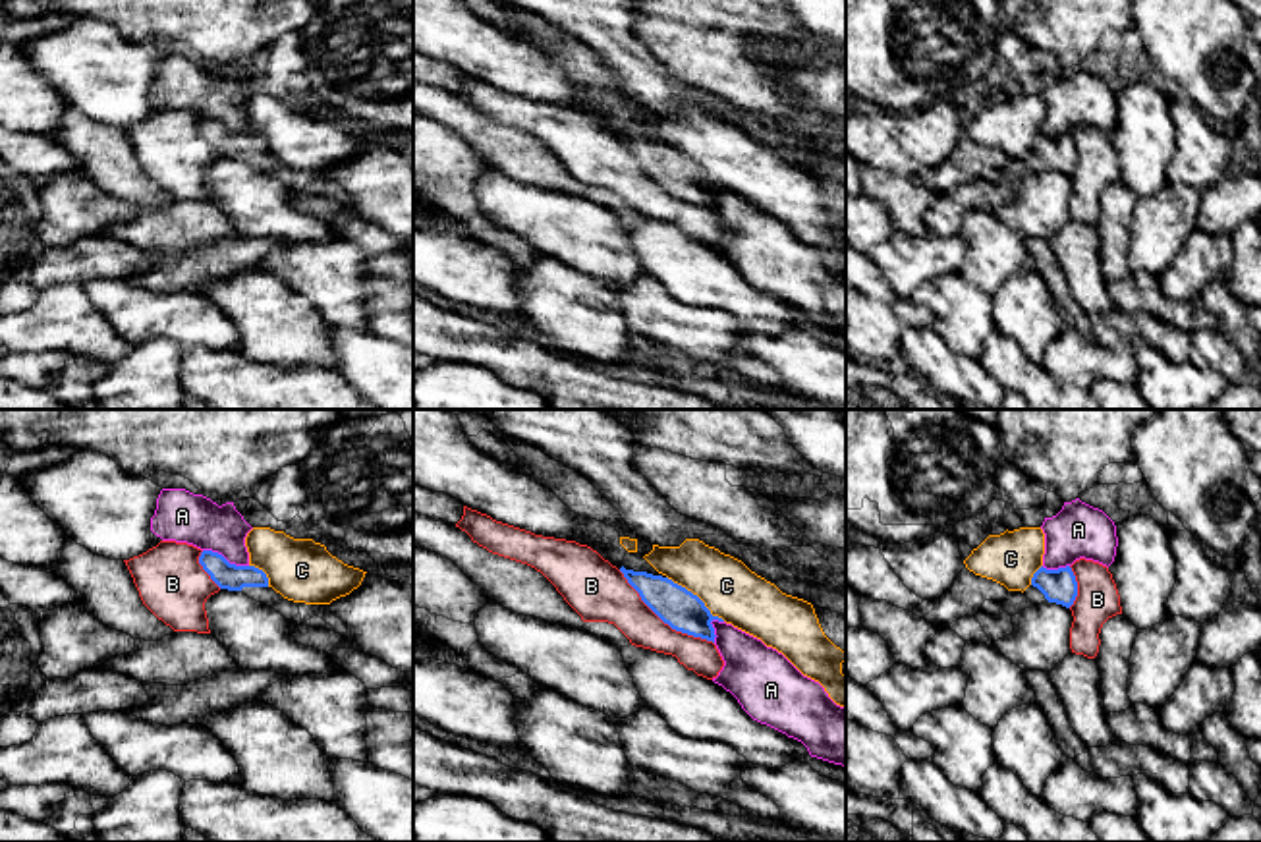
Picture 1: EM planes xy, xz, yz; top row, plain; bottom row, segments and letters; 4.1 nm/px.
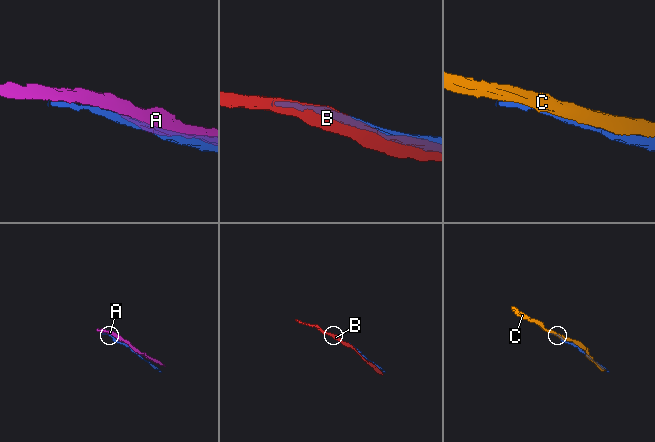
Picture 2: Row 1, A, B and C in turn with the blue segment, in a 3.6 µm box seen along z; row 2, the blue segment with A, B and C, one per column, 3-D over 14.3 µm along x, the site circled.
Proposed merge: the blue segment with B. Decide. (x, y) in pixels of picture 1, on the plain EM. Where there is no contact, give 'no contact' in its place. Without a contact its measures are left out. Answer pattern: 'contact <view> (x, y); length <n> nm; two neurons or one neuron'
contact xz (663, 188); length 500 nm; two neurons

